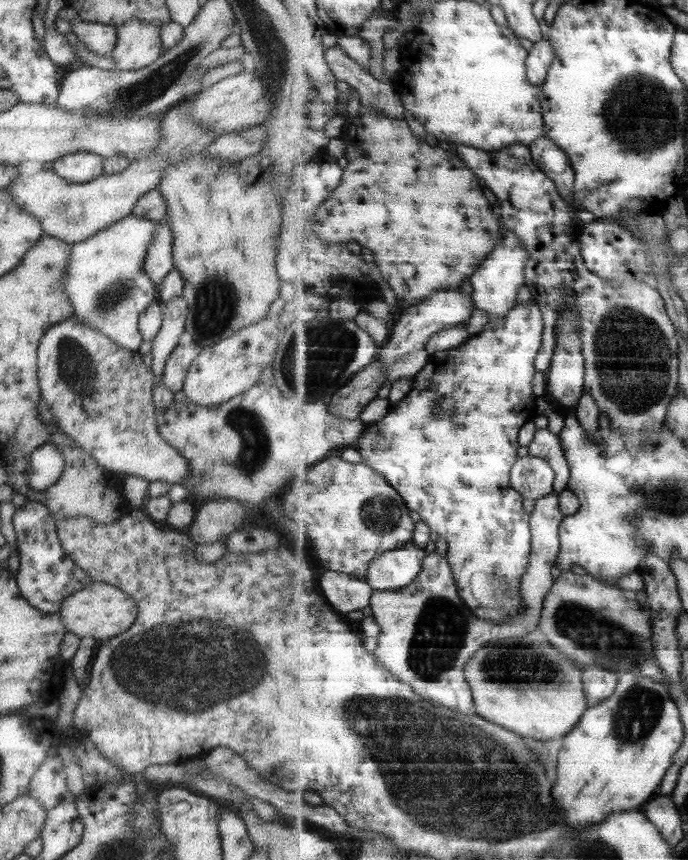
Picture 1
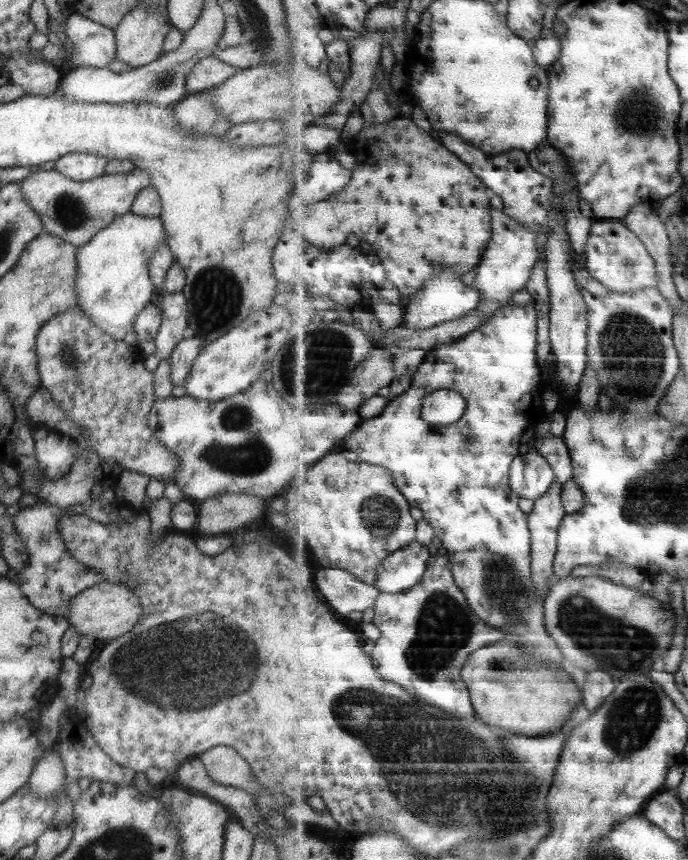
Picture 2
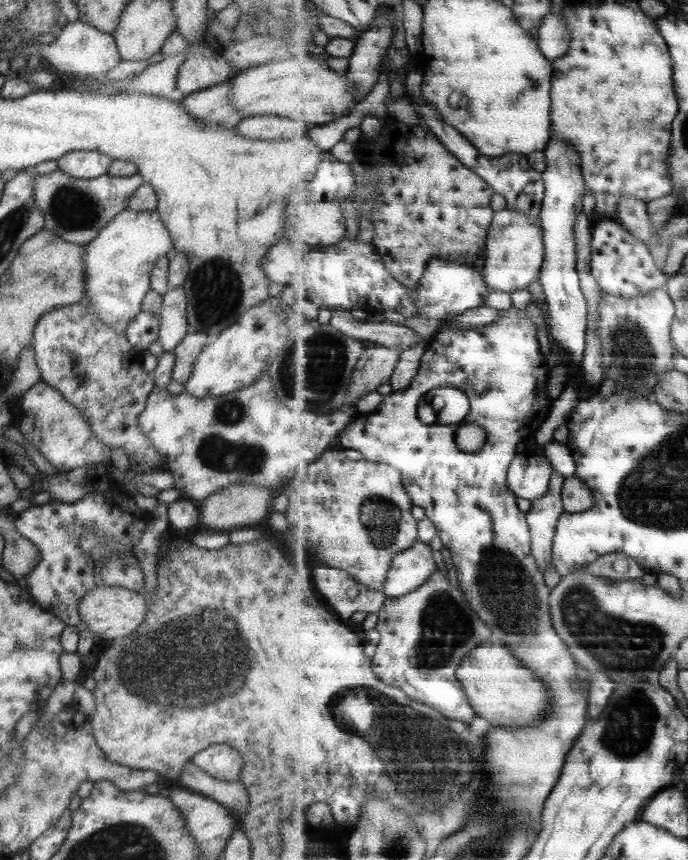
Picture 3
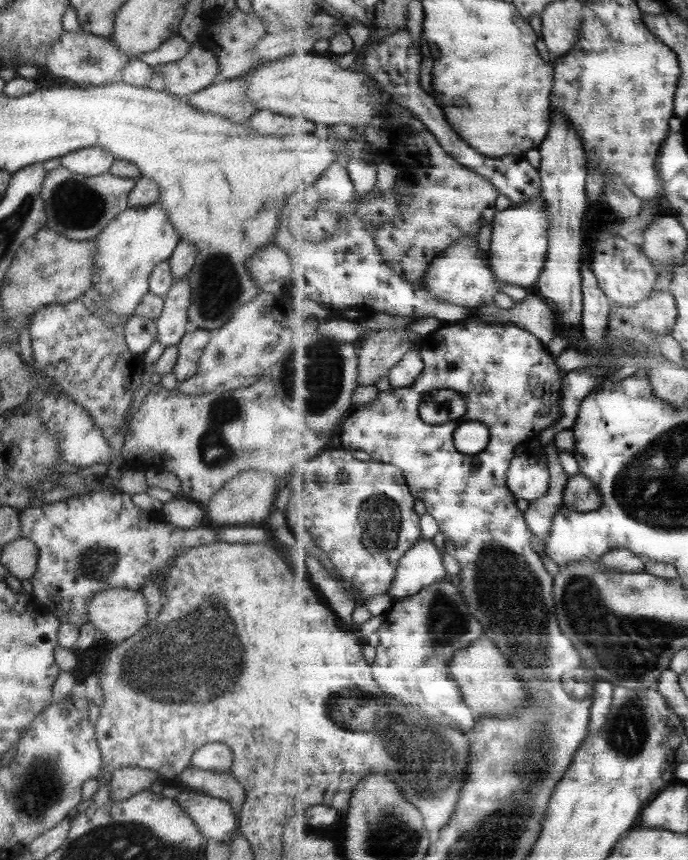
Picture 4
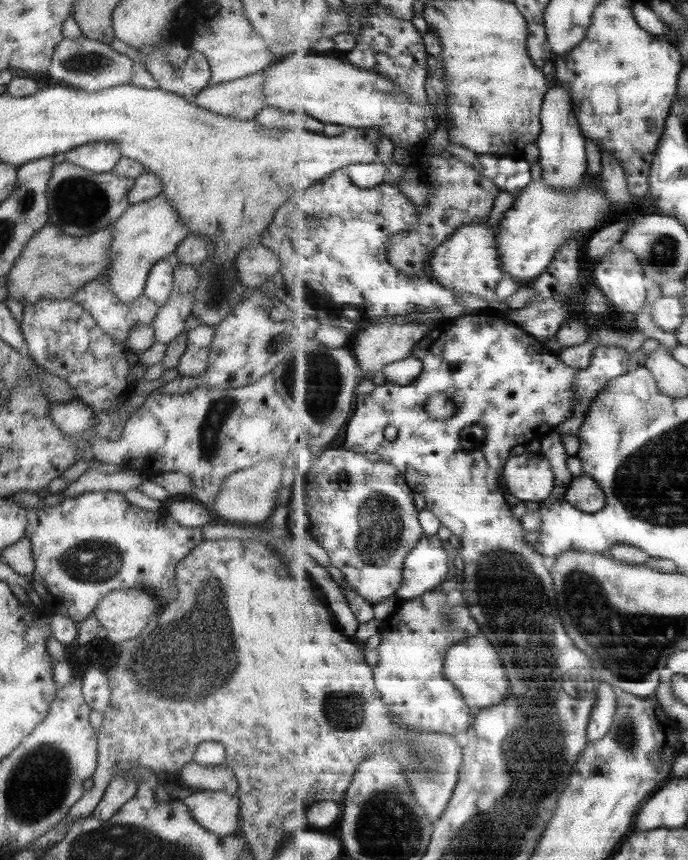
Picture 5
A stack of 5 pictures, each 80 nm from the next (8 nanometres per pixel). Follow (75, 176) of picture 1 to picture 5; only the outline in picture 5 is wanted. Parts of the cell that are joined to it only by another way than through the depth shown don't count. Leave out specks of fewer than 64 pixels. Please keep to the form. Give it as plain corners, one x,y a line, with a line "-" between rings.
87,142
65,152
65,162
95,174
112,172
121,158
119,148
107,142

